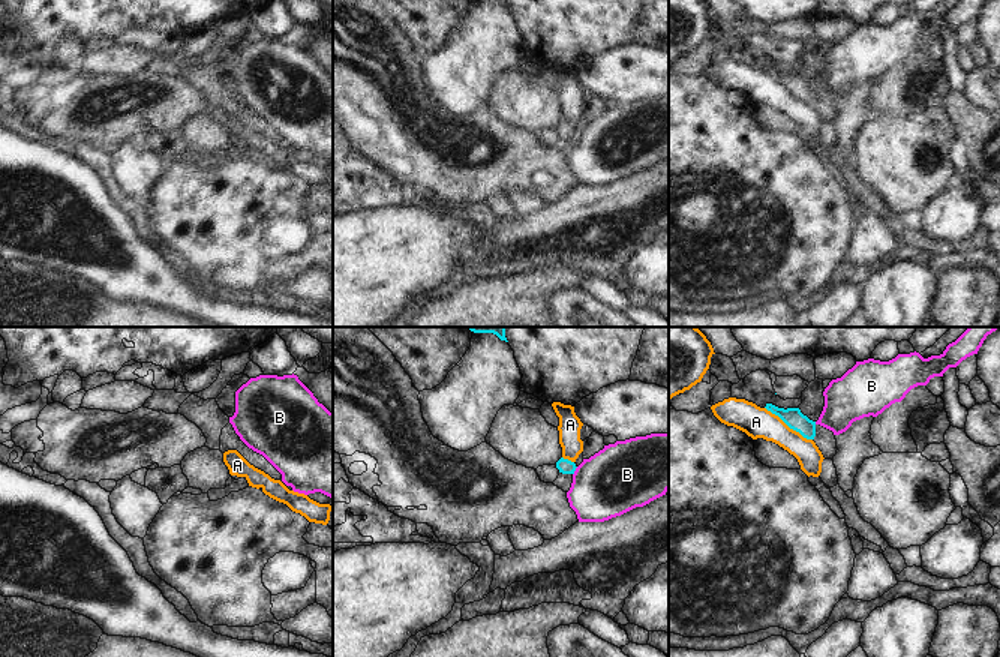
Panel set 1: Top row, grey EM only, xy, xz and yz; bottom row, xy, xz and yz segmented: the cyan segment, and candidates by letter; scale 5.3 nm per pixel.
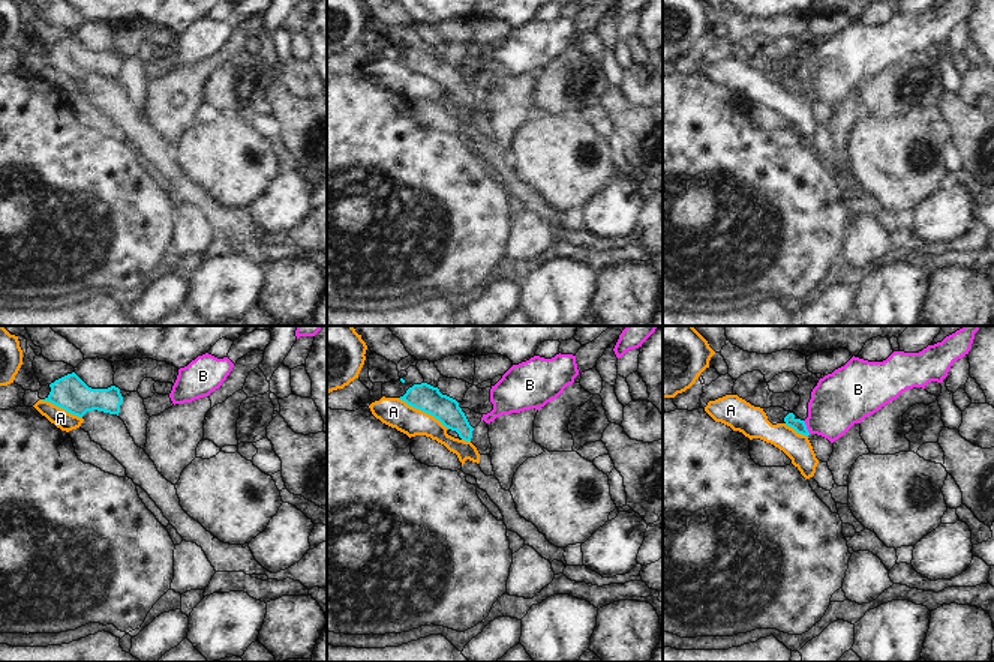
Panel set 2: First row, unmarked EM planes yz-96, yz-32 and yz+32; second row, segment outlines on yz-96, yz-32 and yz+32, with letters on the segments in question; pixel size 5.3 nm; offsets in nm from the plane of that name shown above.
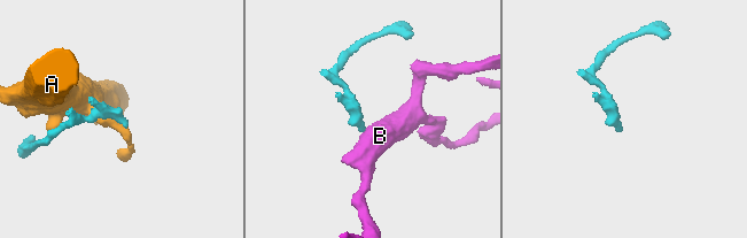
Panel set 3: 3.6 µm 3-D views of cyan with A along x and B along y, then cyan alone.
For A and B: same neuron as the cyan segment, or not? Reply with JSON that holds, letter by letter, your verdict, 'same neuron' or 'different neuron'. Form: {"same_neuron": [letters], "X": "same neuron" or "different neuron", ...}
{"same_neuron": [], "A": "different neuron", "B": "different neuron"}

